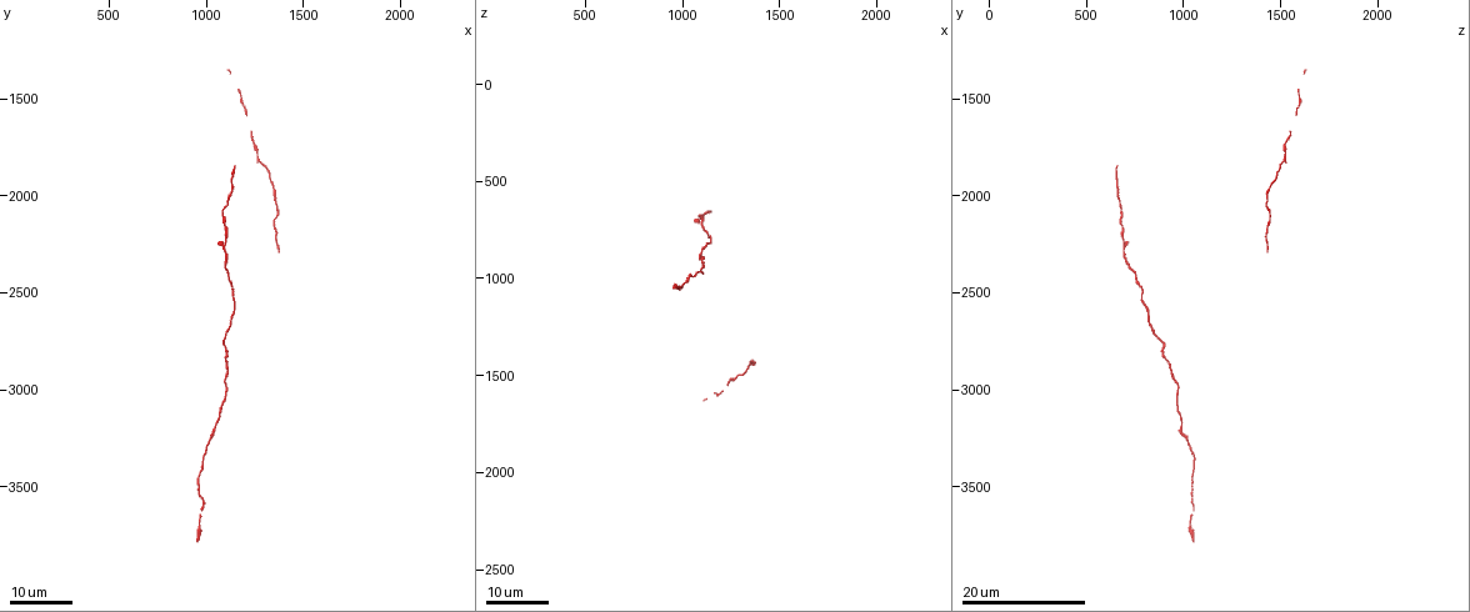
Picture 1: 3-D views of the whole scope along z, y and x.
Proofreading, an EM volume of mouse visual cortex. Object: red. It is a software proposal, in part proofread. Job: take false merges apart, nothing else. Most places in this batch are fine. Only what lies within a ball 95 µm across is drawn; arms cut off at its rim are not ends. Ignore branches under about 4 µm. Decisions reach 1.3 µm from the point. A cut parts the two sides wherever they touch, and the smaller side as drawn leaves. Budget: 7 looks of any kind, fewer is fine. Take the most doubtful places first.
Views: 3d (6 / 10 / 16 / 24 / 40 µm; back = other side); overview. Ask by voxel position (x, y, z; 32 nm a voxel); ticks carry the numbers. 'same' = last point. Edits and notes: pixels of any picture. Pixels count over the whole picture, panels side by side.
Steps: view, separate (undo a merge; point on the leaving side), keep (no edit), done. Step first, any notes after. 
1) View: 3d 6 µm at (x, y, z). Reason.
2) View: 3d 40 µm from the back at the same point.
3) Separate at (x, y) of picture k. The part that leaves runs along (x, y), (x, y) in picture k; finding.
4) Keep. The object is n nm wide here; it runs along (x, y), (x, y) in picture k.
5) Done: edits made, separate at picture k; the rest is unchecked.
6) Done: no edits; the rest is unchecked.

View: 3d 16 µm at (1080, 2770, 910). Calibre changes.

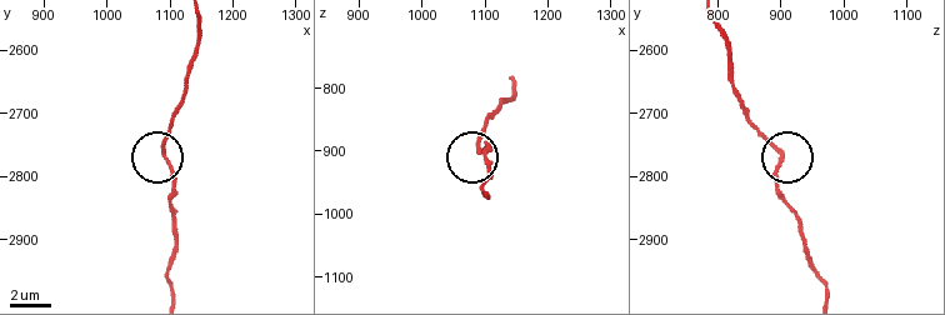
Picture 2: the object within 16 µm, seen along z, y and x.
View: 3d 10 µm at (1095, 2765, 900).

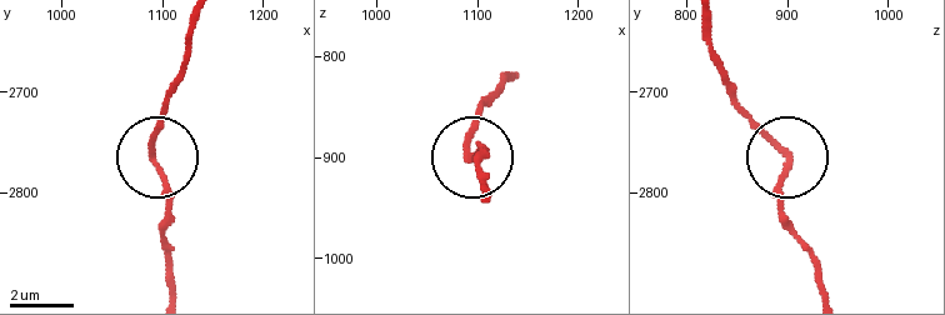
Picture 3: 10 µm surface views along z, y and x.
Keep. It runs along (515, 74), (473, 131), (466, 153), (483, 160) in picture 3; continuous, no second neuron.

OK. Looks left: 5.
View: 3d 16 µm at (1280, 1790, 1530). Calibre changes.

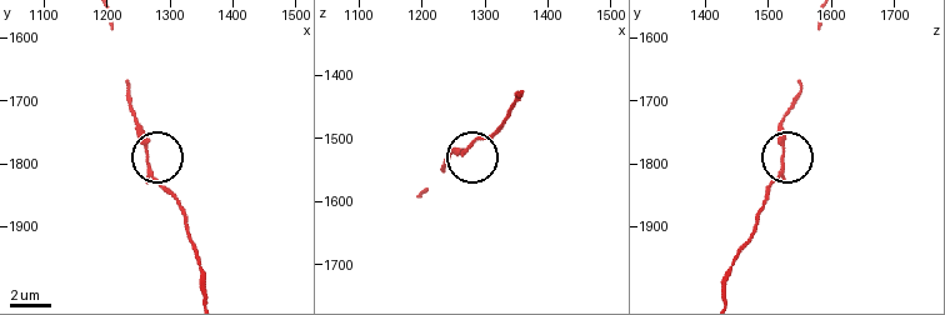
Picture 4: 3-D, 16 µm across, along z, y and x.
View: 3d 6 µm at (1265, 1795, 1525). Zoom in.

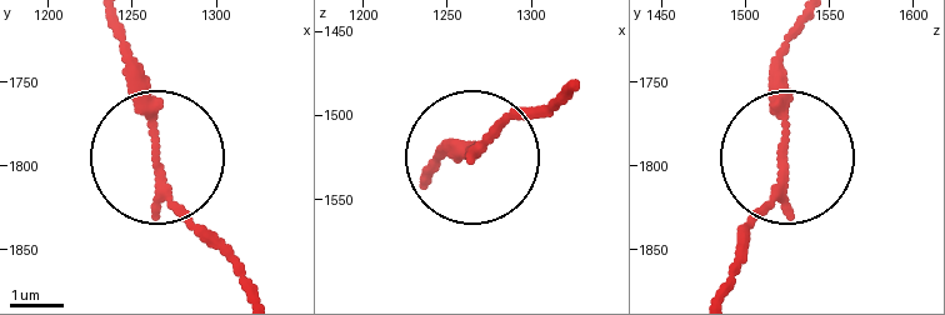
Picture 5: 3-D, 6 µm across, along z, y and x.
Separate at (216, 246) of picture 5. The object is 150 nm wide here; a second neuron is stuck on.

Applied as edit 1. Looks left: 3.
View: 3d 24 µm at (1020, 3260, 1030).

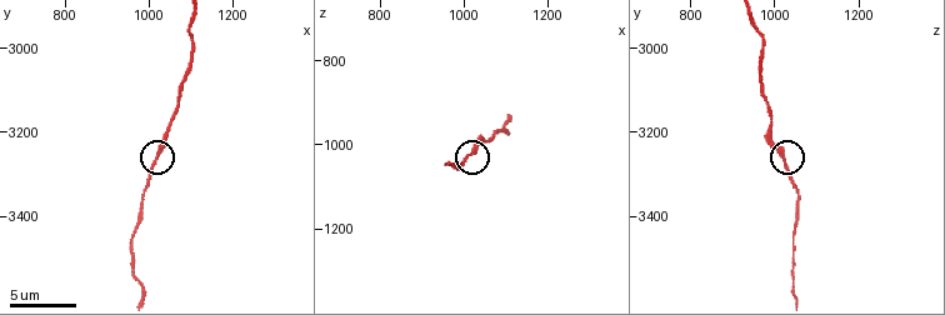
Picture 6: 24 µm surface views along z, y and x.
View: 3d 6 µm at (1020, 3255, 1010). Zoom in.

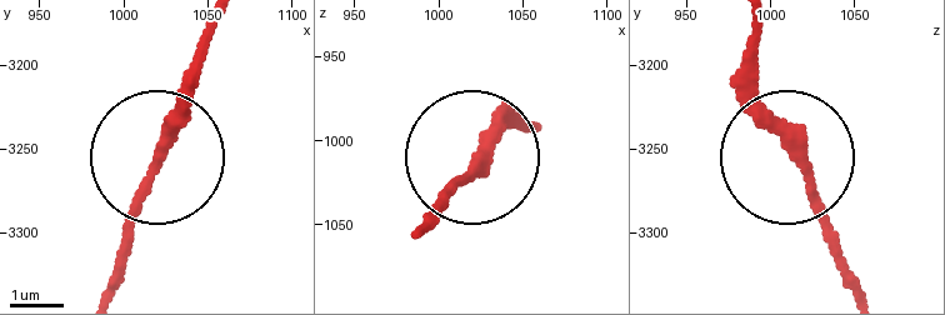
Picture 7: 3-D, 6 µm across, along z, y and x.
Keep. The object is 260 nm wide here; it runs along (531, 130), (509, 130), (433, 206) in picture 7; all the same neuron.

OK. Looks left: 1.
View: 3d 16 µm at (1085, 3080, 965). Thick turns thin.

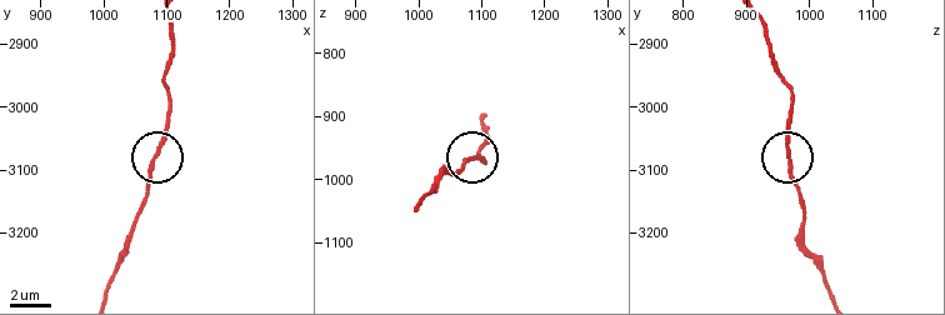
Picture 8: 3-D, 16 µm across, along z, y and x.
Keep. It runs along (170, 23), (165, 73), (170, 118), (150, 169), (145, 201) in picture 8; one neuron here.

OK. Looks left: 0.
Done: edits made, separate at picture 5; the rest is unchecked.

